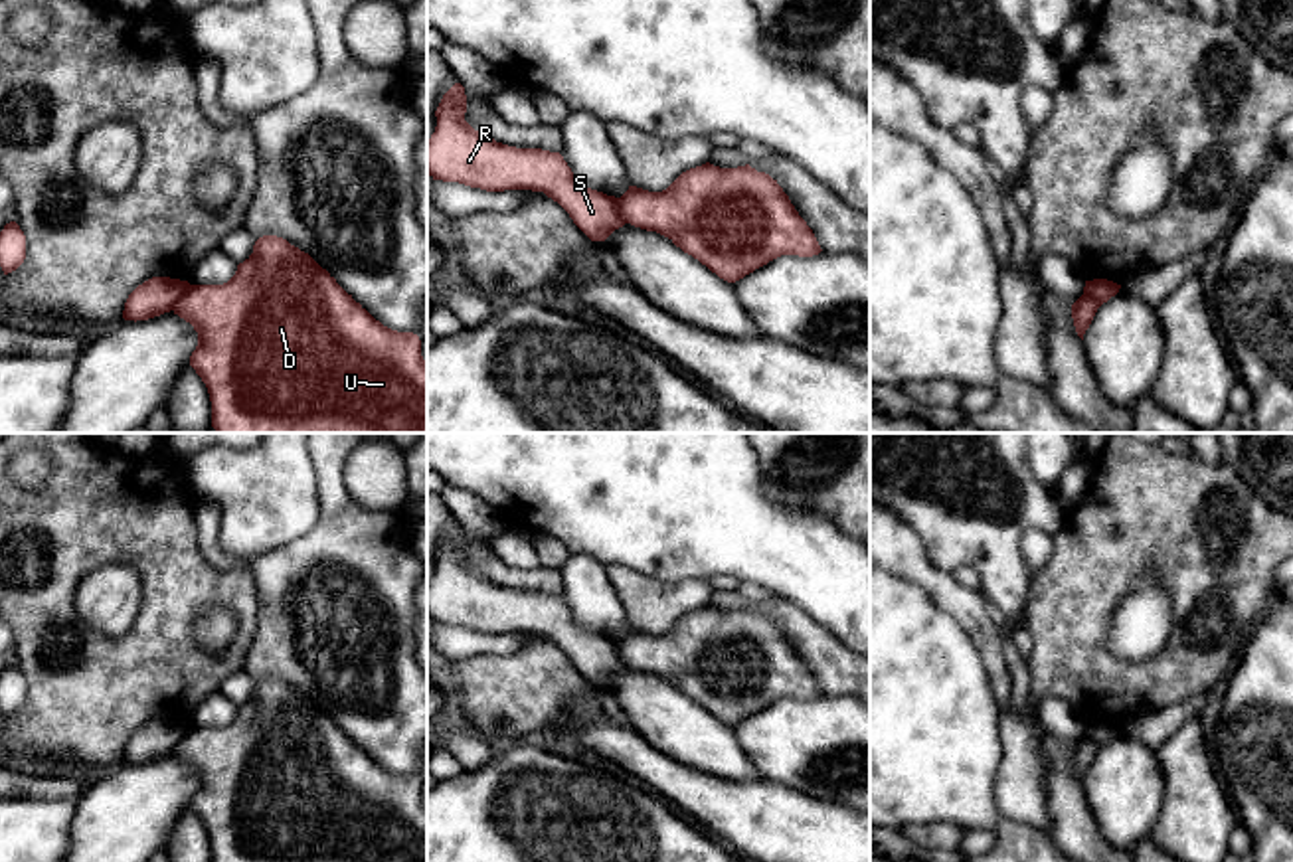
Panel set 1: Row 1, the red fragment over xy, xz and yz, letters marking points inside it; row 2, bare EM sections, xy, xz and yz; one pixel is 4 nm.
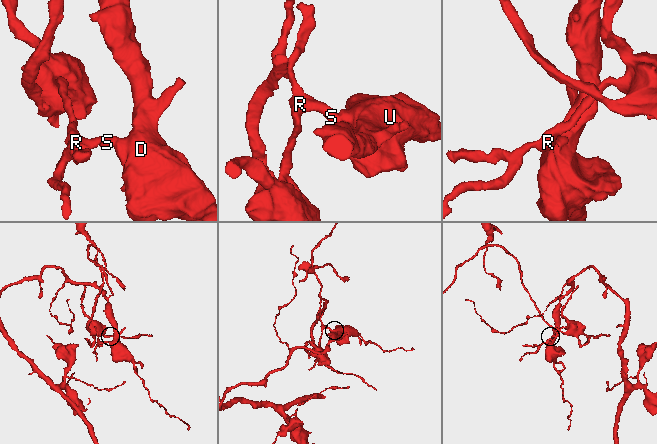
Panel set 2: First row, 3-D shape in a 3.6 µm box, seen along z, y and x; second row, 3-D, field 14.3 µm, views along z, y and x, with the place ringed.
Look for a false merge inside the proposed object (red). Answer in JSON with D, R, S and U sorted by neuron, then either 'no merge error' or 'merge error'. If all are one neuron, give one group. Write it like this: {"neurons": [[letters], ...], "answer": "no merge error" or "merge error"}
{"neurons": [["D", "U"], ["R", "S"]], "answer": "merge error"}

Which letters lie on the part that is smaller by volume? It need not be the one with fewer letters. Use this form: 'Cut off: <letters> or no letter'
Cut off: R, S

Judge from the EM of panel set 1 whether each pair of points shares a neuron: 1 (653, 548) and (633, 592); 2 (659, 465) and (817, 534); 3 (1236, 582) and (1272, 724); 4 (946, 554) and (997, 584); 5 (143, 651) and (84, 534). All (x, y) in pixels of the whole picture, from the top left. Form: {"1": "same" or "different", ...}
{"1": "different", "2": "same", "3": "different", "4": "same", "5": "same"}

